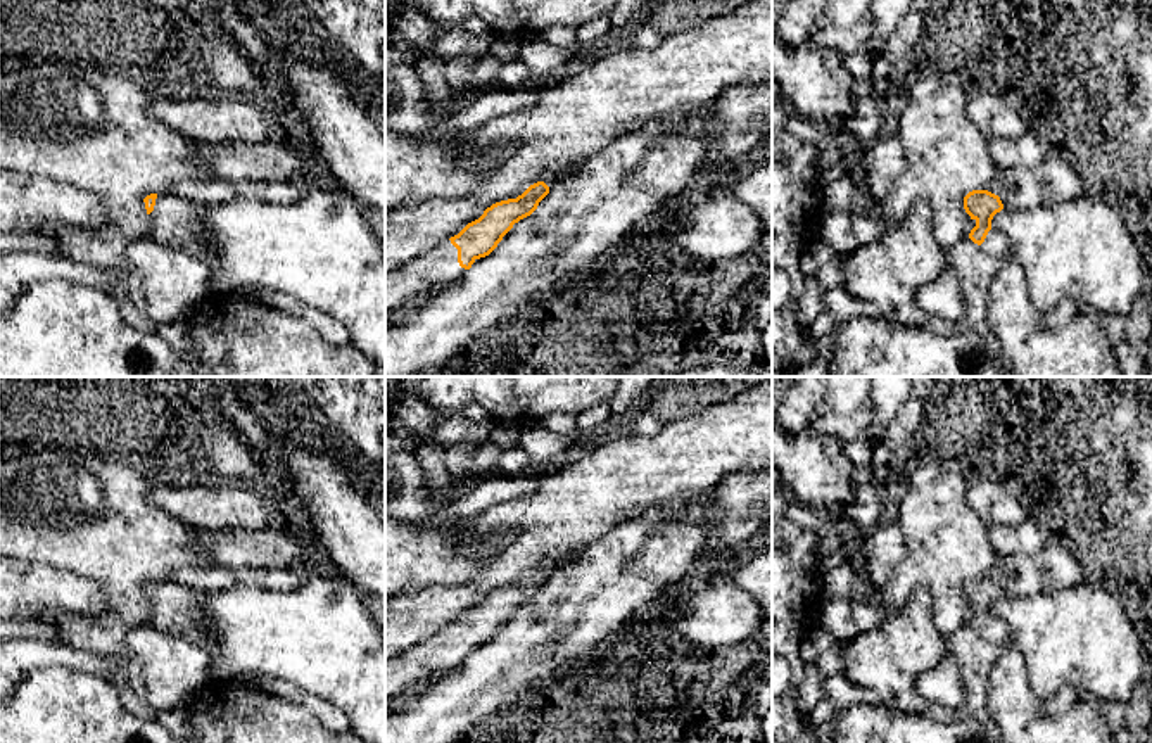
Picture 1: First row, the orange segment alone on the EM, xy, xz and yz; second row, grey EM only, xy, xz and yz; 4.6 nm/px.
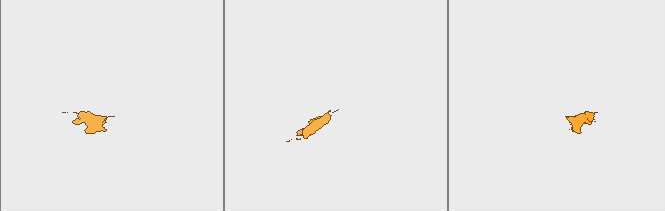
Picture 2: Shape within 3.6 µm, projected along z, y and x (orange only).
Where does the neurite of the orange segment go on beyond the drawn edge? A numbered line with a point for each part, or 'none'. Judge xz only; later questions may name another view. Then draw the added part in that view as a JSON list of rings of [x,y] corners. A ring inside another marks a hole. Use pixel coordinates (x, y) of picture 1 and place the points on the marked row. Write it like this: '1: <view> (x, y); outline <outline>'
1: xz (558, 178); outline [[[579,162],[577,166],[570,168],[568,171],[561,173],[561,175],[549,176],[549,178],[544,180],[544,183],[546,183],[549,188],[551,188],[553,185],[556,185],[556,183],[563,183],[563,180],[565,180],[568,175],[575,173],[580,166],[582,166],[582,162]]]
2: xz (410, 284); outline [[[451,240],[390,271],[385,275],[385,320],[402,314],[439,289],[456,283],[465,271]]]

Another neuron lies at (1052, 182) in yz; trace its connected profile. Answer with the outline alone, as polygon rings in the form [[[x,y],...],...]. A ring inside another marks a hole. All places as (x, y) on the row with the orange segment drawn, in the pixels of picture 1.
[[[1052,157],[1035,168],[1002,169],[986,190],[1012,209],[1052,207],[1085,192],[1073,164]]]

